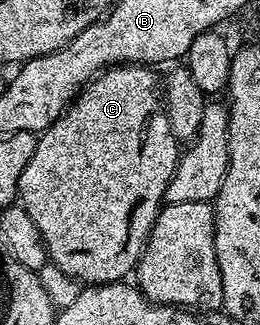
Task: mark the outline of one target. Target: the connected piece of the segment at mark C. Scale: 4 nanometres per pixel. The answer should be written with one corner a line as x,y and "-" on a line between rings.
117,65
109,67
107,71
96,76
83,91
77,94
73,104
56,119
52,126
45,129
37,138
34,157
22,169
20,178
19,202
30,213
30,221
38,225
38,233
42,233
42,241
48,249
49,260
60,267
62,273
72,280
77,280
84,285
99,285
101,283
119,283
125,278
124,275
133,270
140,262
140,254
144,251
144,243
152,231
154,221
160,215
160,208
164,203
164,194
168,188
170,177
174,173
178,162
177,139
172,136
170,121
164,115
162,91
158,86
158,75
148,65

